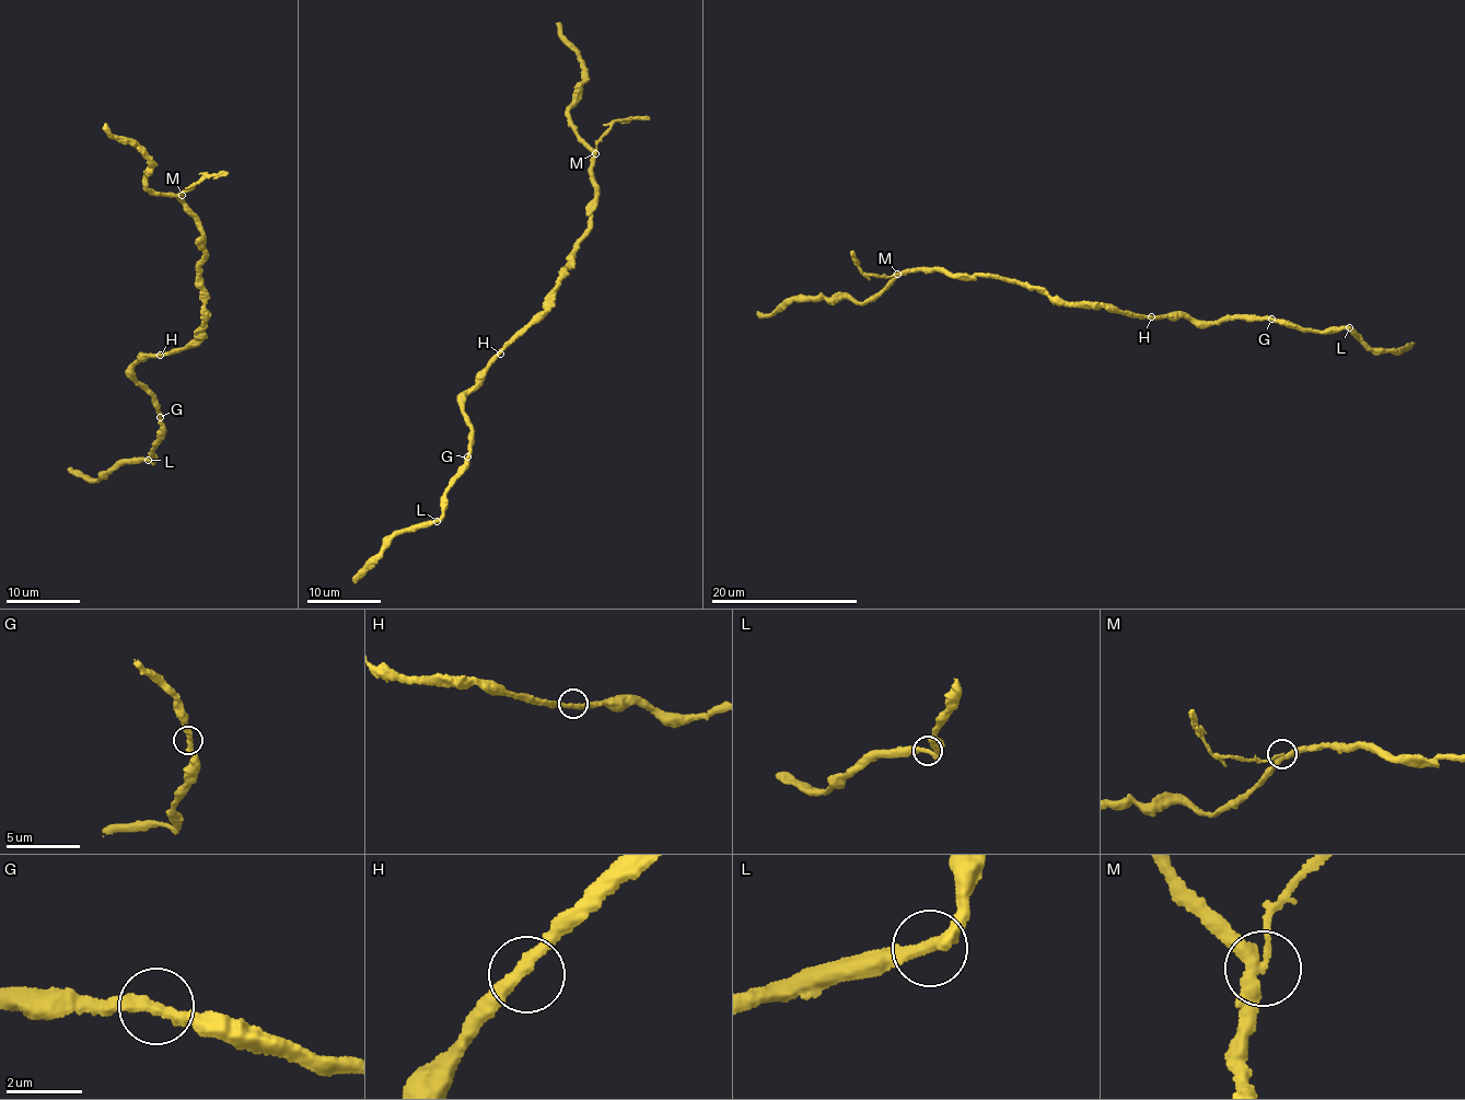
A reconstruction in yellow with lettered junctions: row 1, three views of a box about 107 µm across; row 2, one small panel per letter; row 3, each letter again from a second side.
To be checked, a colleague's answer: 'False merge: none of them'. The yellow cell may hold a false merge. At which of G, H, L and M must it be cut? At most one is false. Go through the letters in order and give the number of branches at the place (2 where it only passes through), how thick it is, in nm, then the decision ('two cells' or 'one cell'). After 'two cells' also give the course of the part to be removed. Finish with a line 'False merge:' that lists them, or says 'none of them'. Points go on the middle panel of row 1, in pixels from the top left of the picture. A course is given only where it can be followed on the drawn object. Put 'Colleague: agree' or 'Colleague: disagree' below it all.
G: branches 2; calibre 320 nm; one cell
H: branches 2; calibre 320 nm; one cell
L: branches 2; calibre 340 nm; one cell
M: branches 3; calibre 300 nm; two cells; course (594, 153), (595, 143), (614, 122), (650, 119)
False merge: M
Colleague: disagree

